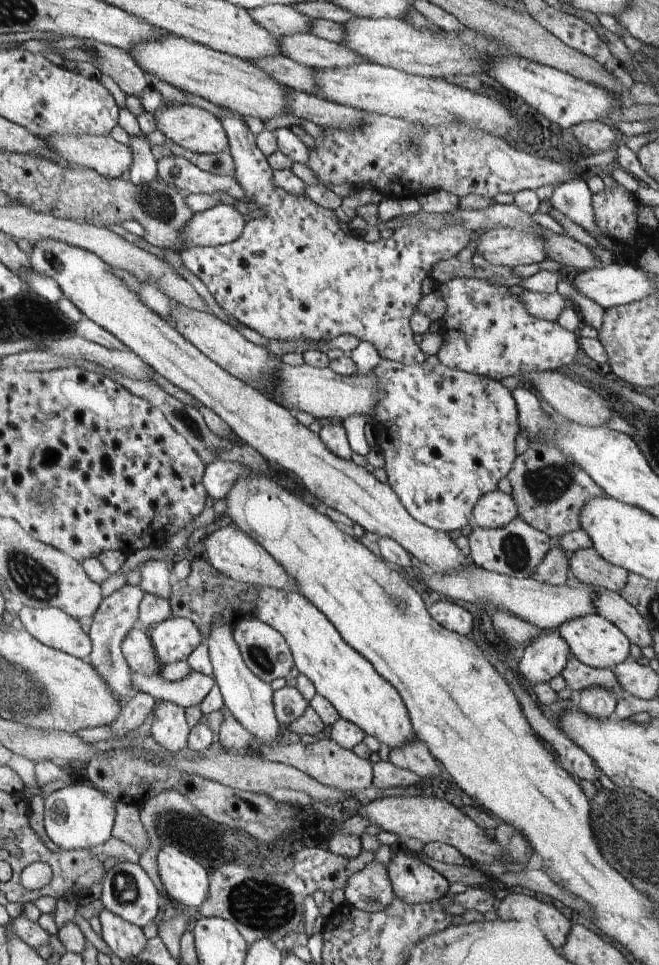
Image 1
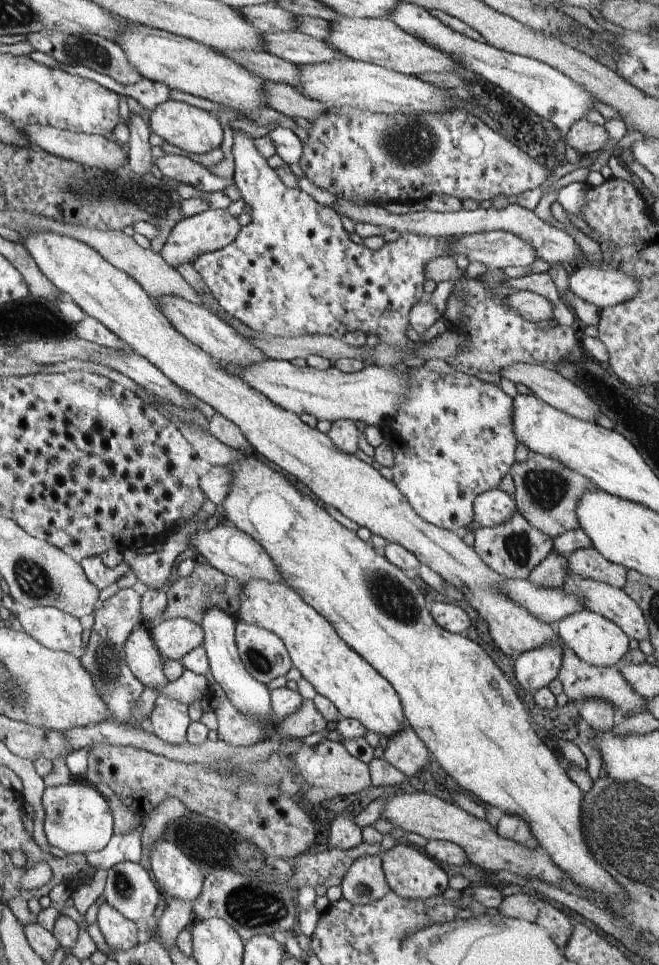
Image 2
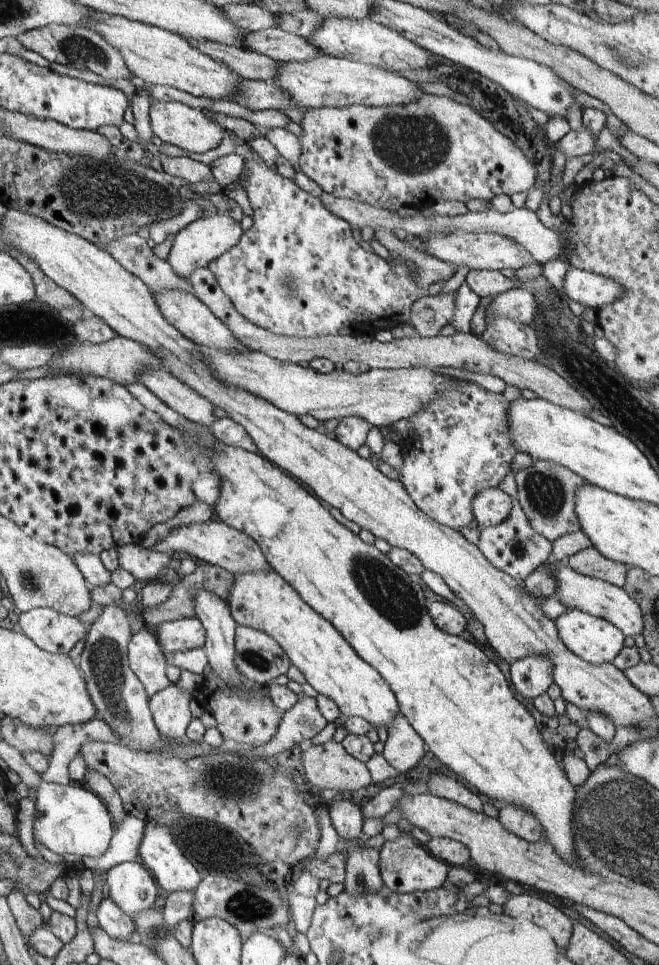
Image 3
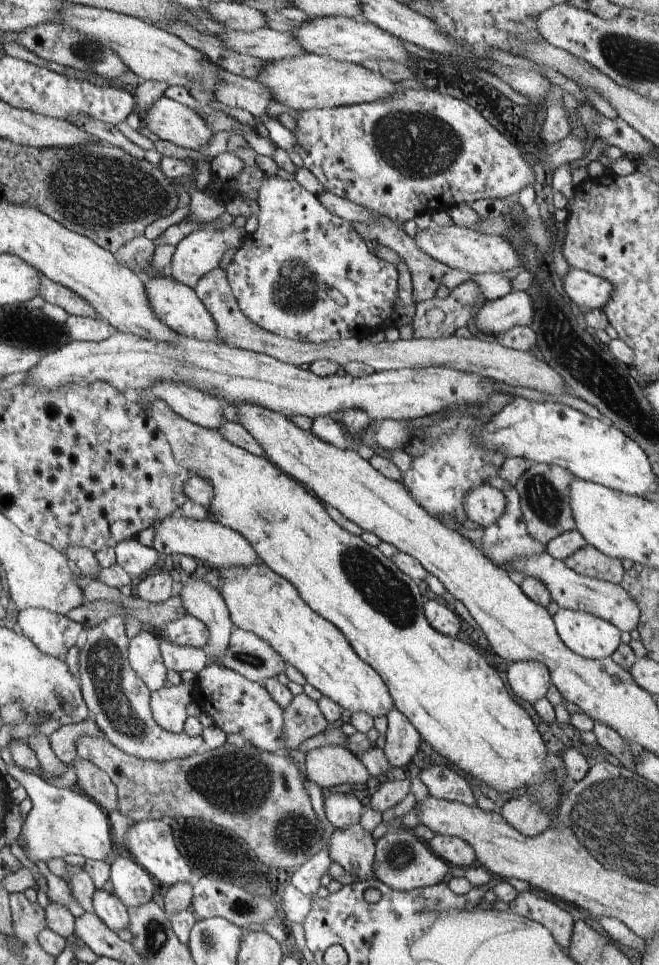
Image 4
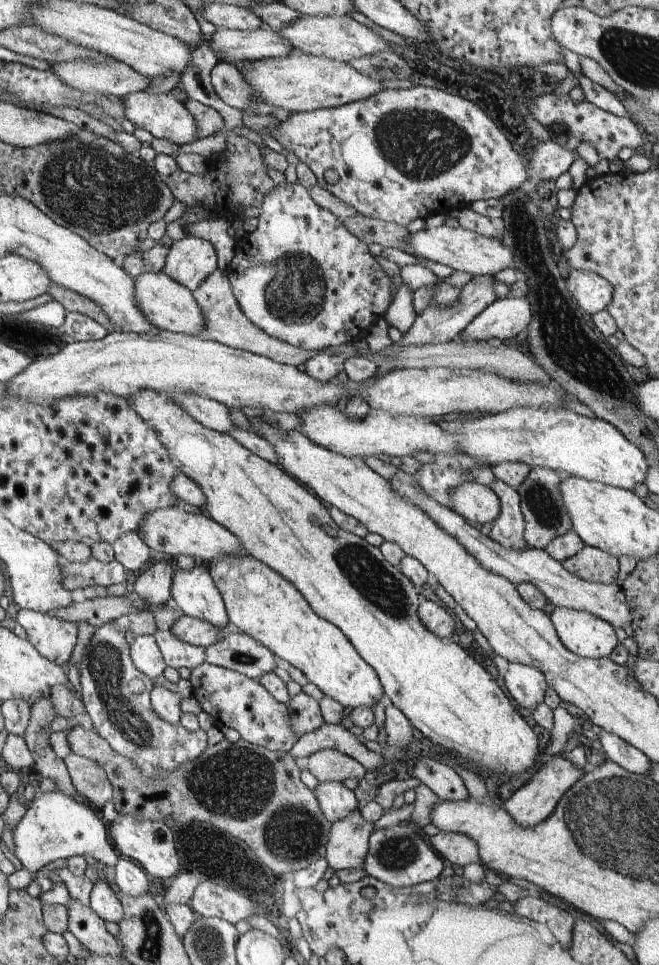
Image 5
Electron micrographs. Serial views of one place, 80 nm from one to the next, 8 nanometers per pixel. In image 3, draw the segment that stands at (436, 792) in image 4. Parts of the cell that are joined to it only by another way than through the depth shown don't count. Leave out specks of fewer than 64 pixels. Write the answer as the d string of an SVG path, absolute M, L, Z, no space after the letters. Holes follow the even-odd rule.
M430 774L428 778L429 794L442 796L445 800L454 800L456 805L464 806L474 812L482 811L482 800L479 794L474 794L464 782L446 776L446 774Z

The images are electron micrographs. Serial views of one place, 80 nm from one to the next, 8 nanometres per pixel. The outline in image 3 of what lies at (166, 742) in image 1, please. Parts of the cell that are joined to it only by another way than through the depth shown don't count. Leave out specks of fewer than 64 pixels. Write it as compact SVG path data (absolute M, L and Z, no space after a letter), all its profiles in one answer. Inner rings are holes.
M170 686L149 700L149 708L156 729L171 741L185 737L188 724L192 720L188 692Z

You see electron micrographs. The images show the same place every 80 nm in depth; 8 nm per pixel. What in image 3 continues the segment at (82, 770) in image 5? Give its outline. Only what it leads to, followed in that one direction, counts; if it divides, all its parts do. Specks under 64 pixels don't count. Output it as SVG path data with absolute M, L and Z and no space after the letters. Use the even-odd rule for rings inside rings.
M90 768L86 770L85 780L86 786L103 801L105 808L111 816L113 826L118 828L120 820L124 816L128 816L128 814L124 810L123 801L118 796L116 788L112 786L110 780L106 779L106 776L102 776L102 774L98 774L96 770L90 770Z

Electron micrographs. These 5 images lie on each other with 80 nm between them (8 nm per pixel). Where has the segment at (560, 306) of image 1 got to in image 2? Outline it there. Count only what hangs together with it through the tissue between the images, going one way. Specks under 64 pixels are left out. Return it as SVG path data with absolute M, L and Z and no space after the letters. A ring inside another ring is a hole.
M513 291L504 297L506 306L518 312L524 320L539 323L554 318L554 305L544 296L532 292Z

